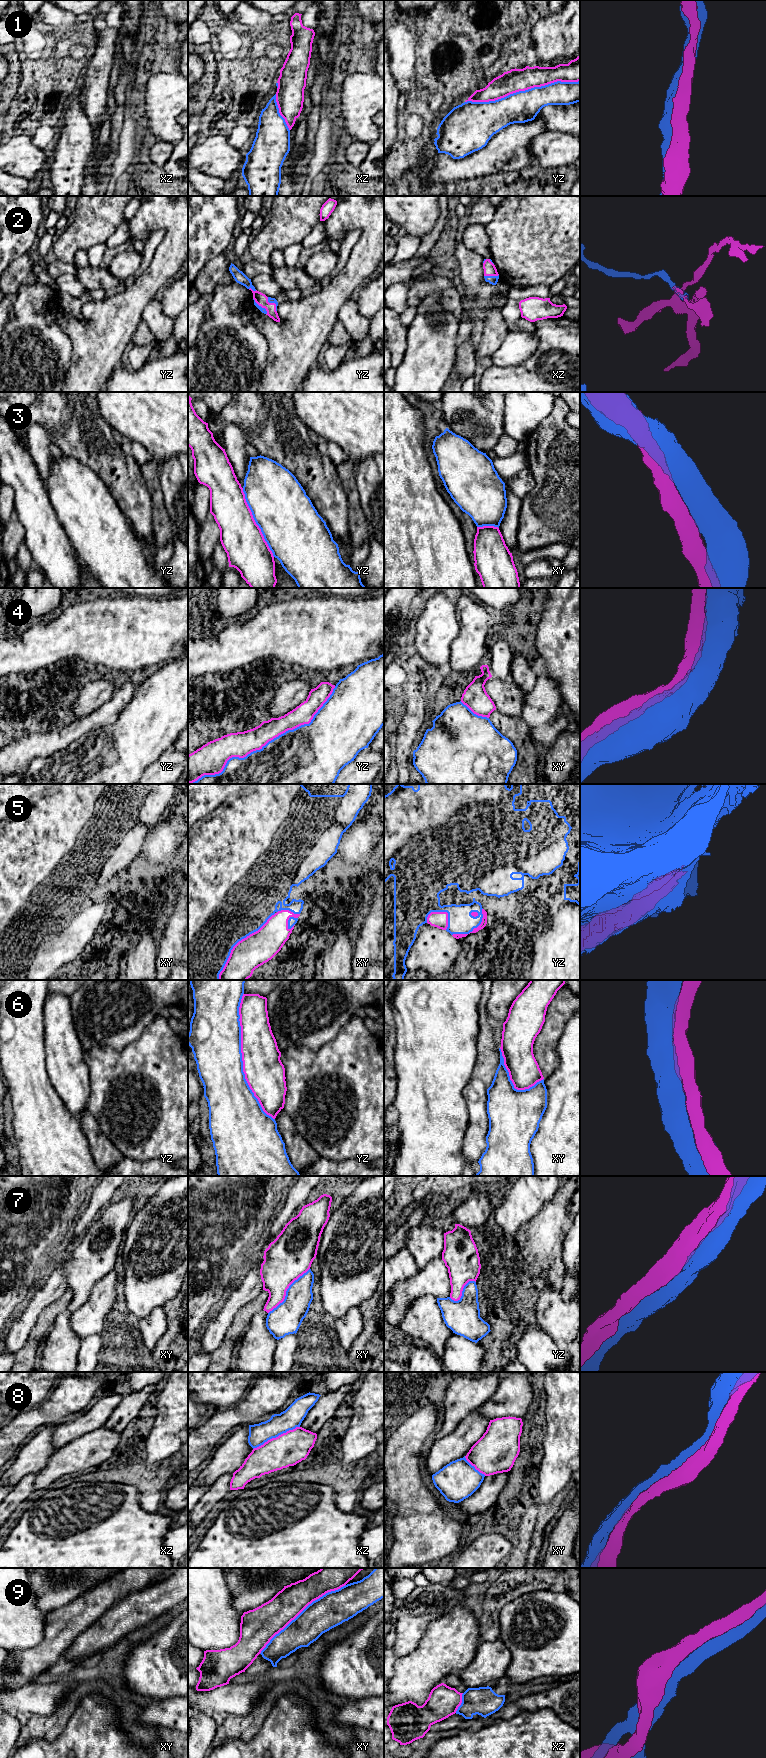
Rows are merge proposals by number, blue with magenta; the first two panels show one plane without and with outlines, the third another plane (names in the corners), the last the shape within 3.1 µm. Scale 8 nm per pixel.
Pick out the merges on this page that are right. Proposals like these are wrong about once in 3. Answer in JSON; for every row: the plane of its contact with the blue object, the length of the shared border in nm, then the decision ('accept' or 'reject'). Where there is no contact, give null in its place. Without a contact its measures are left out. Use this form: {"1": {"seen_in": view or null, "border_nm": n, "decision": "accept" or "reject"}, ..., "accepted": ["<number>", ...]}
{"1": {"seen_in": "yz", "border_nm": 950, "decision": "accept"}, "2": {"seen_in": "yz", "border_nm": 170, "decision": "reject"}, "3": {"seen_in": "yz", "border_nm": 600, "decision": "accept"}, "4": {"seen_in": "yz", "border_nm": 1400, "decision": "accept"}, "5": {"seen_in": "xy", "border_nm": 700, "decision": "reject"}, "6": {"seen_in": "yz", "border_nm": 1050, "decision": "accept"}, "7": {"seen_in": "xy", "border_nm": 500, "decision": "reject"}, "8": {"seen_in": "xz", "border_nm": 420, "decision": "reject"}, "9": {"seen_in": "xy", "border_nm": 900, "decision": "accept"}, "accepted": ["1", "3", "4", "6", "9"]}

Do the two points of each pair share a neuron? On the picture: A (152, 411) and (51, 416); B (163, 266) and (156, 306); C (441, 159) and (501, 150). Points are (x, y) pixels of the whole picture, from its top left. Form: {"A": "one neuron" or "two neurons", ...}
{"A": "two neurons", "B": "two neurons", "C": "one neuron"}

